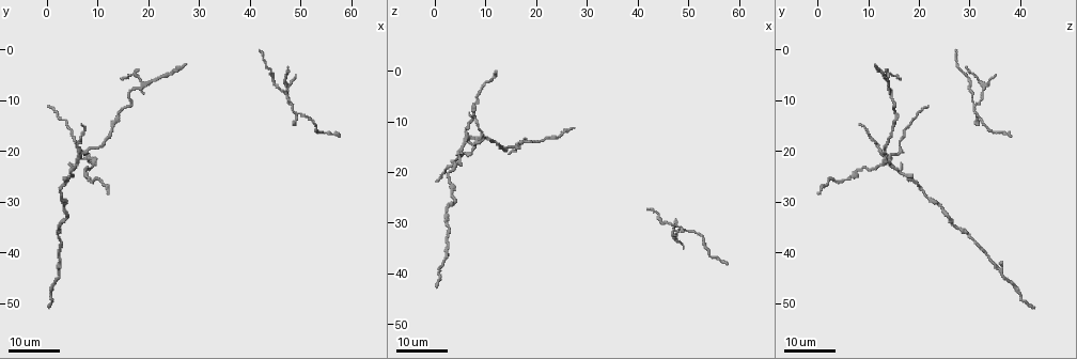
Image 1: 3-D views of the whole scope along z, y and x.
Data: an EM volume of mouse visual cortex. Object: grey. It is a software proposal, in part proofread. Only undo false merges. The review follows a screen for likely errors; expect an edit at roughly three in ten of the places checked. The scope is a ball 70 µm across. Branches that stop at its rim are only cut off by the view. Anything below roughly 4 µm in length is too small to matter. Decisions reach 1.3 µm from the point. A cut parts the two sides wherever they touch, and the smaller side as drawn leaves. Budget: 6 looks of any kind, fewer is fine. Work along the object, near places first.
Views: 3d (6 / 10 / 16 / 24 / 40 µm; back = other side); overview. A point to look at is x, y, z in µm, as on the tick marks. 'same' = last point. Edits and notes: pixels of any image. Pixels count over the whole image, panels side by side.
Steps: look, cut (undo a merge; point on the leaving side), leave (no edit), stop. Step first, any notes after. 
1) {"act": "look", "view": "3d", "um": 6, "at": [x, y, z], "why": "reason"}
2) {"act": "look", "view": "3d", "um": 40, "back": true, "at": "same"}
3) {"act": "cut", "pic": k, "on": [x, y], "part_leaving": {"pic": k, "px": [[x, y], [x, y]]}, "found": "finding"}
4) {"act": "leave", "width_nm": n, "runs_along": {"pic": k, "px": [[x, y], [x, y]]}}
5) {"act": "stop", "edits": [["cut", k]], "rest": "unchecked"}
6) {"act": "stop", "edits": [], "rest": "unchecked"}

{"act": "look", "view": "3d", "um": 16, "at": [18.0, 7.5, 14.0]}

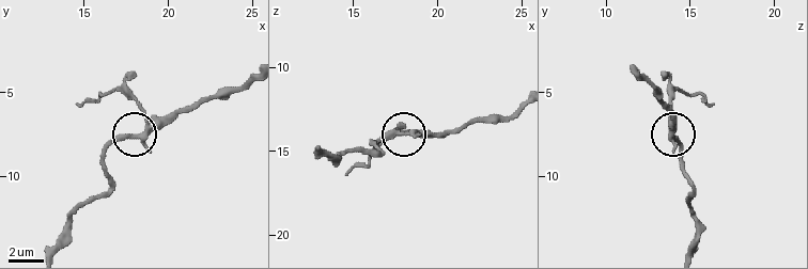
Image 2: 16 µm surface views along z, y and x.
{"act": "look", "view": "3d", "um": 10, "at": [18.1, 7.7, 13.9], "why": "closer look"}

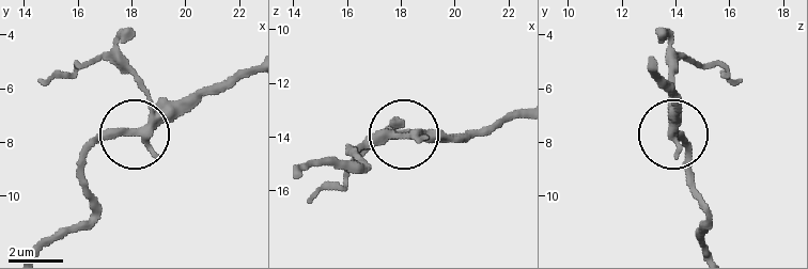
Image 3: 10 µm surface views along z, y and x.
{"act": "look", "view": "3d", "um": 6, "at": [18.1, 7.5, 14.0]}

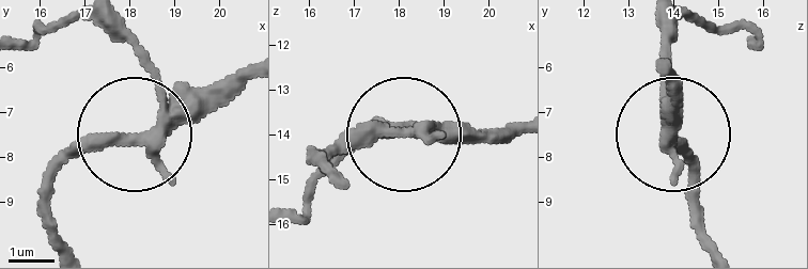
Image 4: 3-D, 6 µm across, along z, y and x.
{"act": "cut", "pic": 4, "on": [146, 59], "width_nm": 310, "part_leaving": {"pic": 4, "px": [[155, 127], [151, 74], [86, 19]]}, "found": "two neurons meet here"}

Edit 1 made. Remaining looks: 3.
{"act": "look", "view": "overview", "why": "see it whole again"}

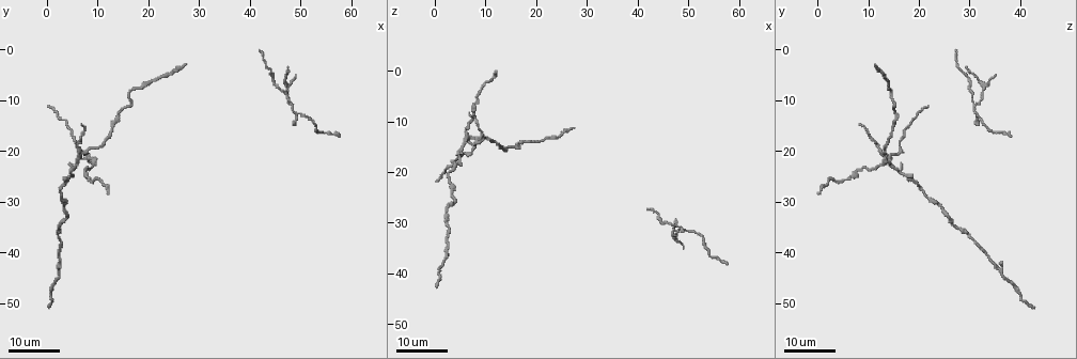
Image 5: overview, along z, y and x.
{"act": "look", "view": "3d", "um": 24, "at": [48.5, 10.5, 31.0], "why": "three arms meet"}

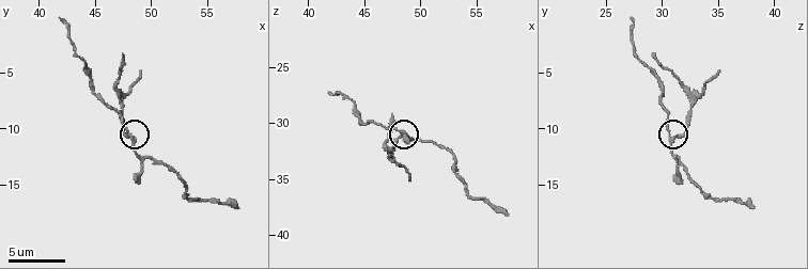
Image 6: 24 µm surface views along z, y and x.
{"act": "look", "view": "3d", "um": 6, "at": [48.4, 11.0, 31.2]}

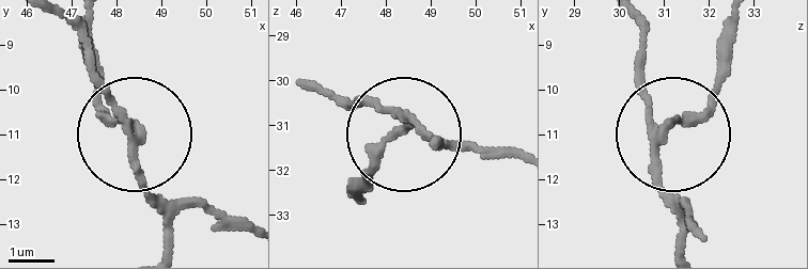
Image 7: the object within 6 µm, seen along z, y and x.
{"act": "cut", "pic": 7, "on": [371, 173], "part_leaving": {"pic": 7, "px": [[667, 130], [713, 89], [728, 19]]}, "found": "a second neuron is stuck on"}

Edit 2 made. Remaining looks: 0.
{"act": "stop", "edits": [["cut", 4], ["cut", 7]], "rest": "unchecked"}

